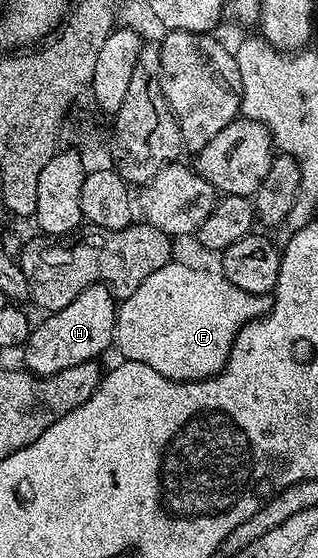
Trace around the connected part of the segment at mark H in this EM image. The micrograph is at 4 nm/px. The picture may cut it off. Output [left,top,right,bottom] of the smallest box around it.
[21,283,118,377]

